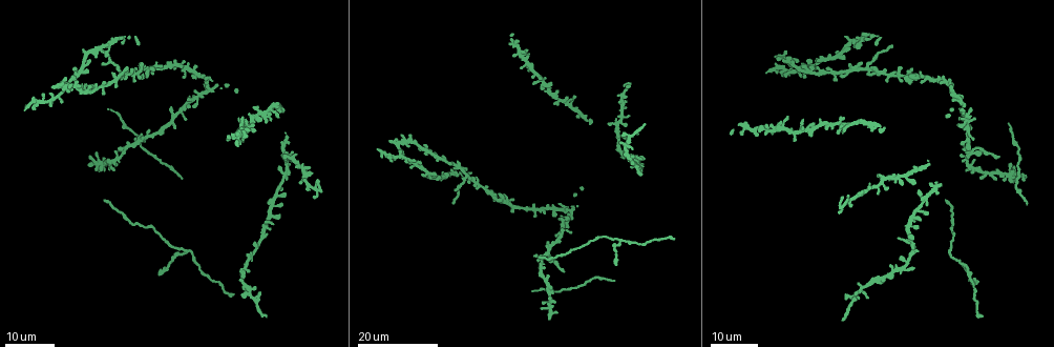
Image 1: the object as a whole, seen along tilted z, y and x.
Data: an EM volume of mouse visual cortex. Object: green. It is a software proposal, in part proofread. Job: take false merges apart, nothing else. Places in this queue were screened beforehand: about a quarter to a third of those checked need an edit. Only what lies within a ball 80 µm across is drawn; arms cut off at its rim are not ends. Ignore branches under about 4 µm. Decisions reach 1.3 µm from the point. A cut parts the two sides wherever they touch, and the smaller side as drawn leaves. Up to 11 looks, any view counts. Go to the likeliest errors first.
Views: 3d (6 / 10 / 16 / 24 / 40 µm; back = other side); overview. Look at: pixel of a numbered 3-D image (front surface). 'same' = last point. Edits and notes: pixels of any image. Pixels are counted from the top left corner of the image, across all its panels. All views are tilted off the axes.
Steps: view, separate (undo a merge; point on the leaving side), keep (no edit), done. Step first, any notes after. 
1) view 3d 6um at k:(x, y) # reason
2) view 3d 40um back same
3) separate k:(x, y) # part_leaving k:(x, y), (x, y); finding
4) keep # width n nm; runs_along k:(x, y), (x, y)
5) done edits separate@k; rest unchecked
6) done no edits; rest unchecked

view 3d 16um at 1:(138, 141) # four or more arms meet

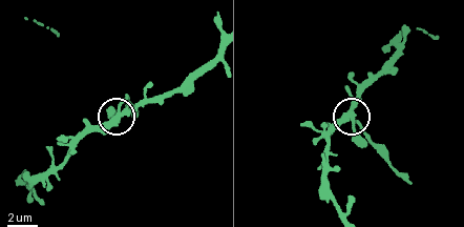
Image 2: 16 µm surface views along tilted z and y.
view 3d 10um at 2:(116, 118)

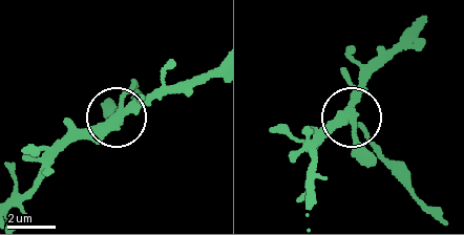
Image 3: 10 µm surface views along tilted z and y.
view 3d 10um back at 3:(354, 119)

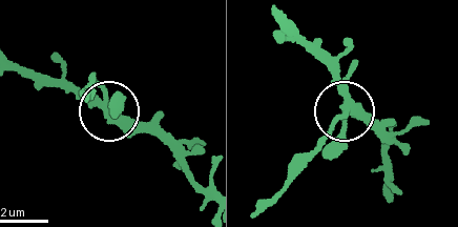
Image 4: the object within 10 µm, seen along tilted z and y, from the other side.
separate 4:(92, 73) # arms 4; part_leaving 4:(342, 110), (315, 155), (256, 209); two neurons meet here

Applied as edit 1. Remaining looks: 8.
view 3d 16um at 1:(621, 241) # a fork

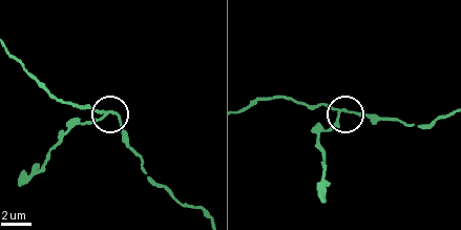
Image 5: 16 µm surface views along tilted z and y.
view 3d 6um at 5:(108, 112)

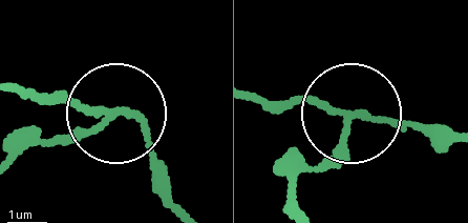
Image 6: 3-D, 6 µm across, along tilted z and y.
keep # side_arm 9 um; runs_along 6:(259, 101), (345, 112), (331, 151), (290, 188); one neuron here

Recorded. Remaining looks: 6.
view 3d 16um at 1:(118, 70) # small branch off a trunk

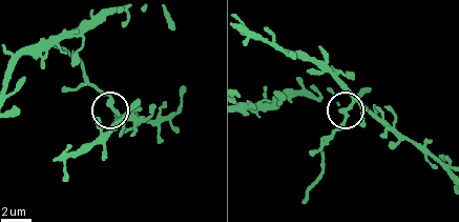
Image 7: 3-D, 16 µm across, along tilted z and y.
view 3d 10um at 7:(349, 105) # closer look

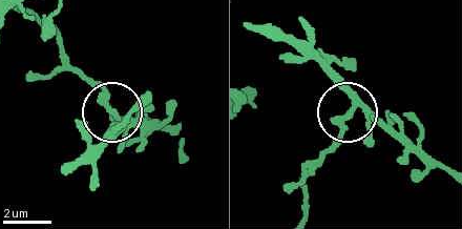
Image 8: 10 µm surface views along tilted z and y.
view 3d 6um at 8:(114, 110)

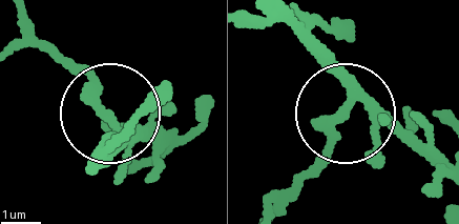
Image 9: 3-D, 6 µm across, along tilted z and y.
separate 9:(328, 142) # part_leaving 9:(346, 104), (276, 209); two neurons meet here

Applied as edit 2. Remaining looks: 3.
view overview

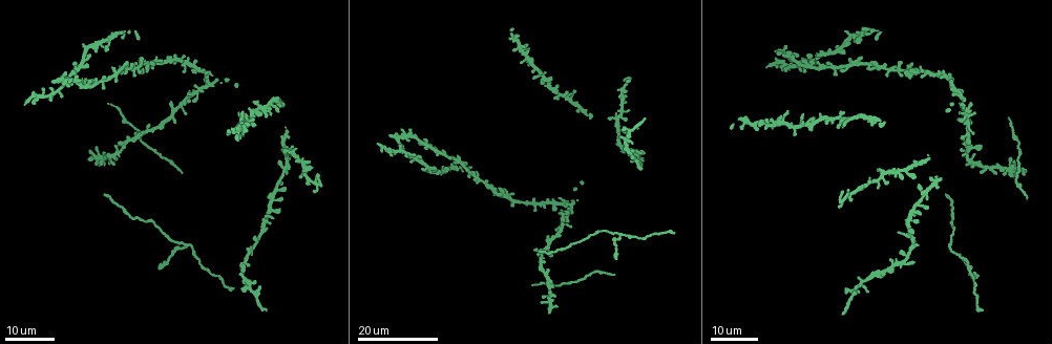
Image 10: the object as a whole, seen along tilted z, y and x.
view 3d 16um at 10:(56, 91) # looks like a crossing

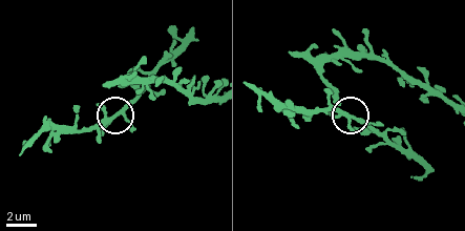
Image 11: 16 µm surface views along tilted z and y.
view 3d 10um at 11:(345, 115) # closer look

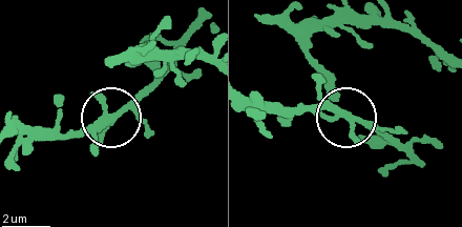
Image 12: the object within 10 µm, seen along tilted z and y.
keep # runs_along 12:(444, 60), (321, 26), (340, 117), (301, 107); continuous, no second neuron

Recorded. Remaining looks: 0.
done edits separate@4, separate@9; rest unchecked

